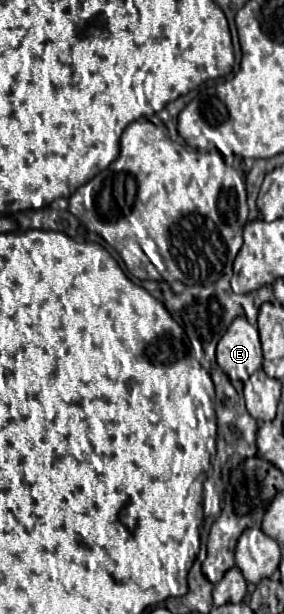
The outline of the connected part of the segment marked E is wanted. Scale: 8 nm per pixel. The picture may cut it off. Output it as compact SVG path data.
M244 316L236 318L218 342L218 366L230 376L232 382L242 382L262 368L262 348L256 326Z

